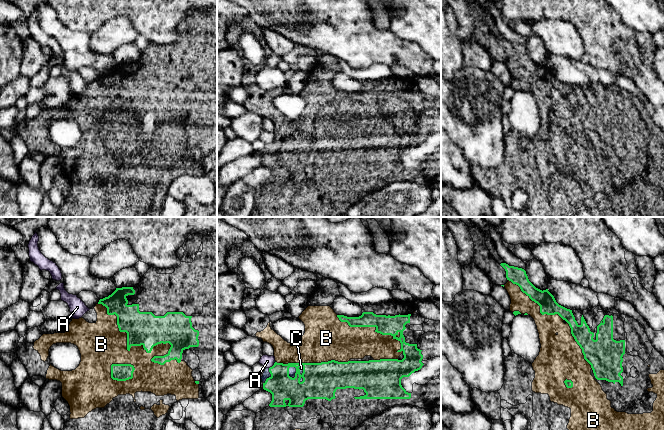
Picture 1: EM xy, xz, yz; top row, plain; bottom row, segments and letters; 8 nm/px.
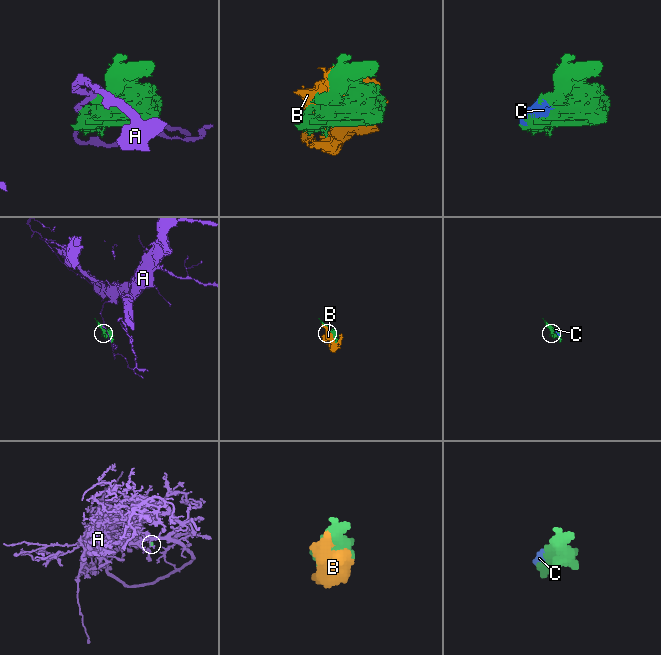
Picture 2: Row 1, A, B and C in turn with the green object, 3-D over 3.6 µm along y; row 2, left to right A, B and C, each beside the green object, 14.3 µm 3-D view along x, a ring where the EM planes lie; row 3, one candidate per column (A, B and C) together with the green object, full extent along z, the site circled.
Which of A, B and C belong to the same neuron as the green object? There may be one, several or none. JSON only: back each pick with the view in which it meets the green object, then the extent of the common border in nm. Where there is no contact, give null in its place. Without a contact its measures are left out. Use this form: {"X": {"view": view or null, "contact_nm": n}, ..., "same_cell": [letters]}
{"B": {"view": "xy", "contact_nm": 800}, "C": {"view": "xz", "contact_nm": 110}, "same_cell": ["B", "C"]}

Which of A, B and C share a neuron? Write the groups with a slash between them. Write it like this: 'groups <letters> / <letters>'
groups A / B C

